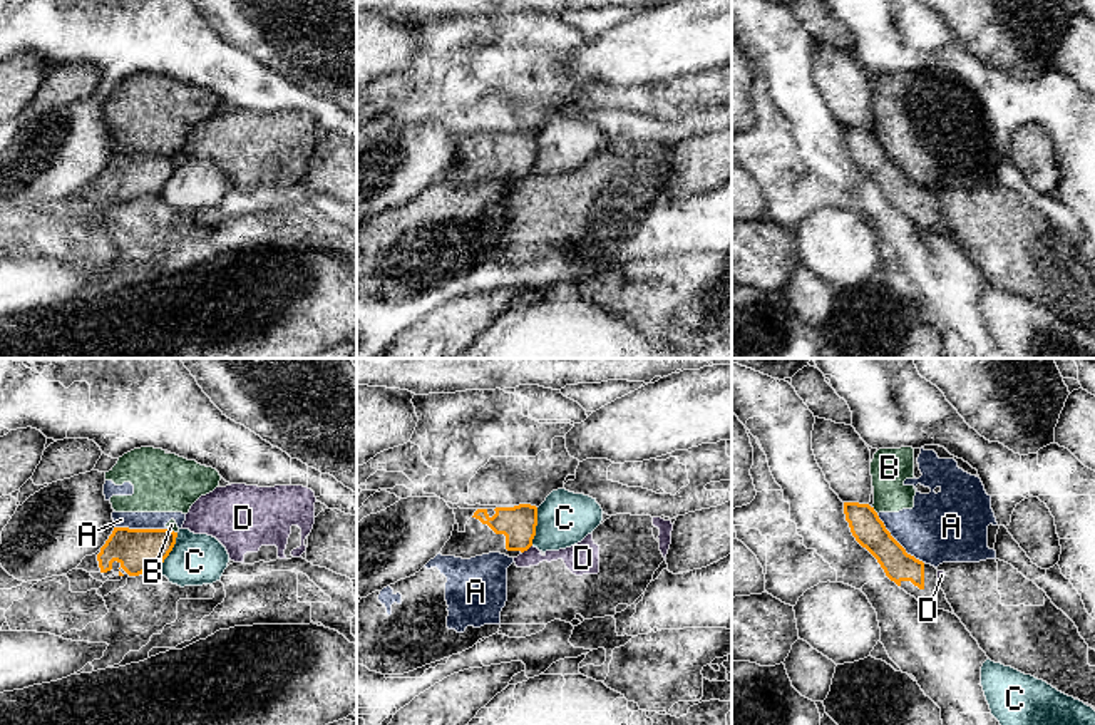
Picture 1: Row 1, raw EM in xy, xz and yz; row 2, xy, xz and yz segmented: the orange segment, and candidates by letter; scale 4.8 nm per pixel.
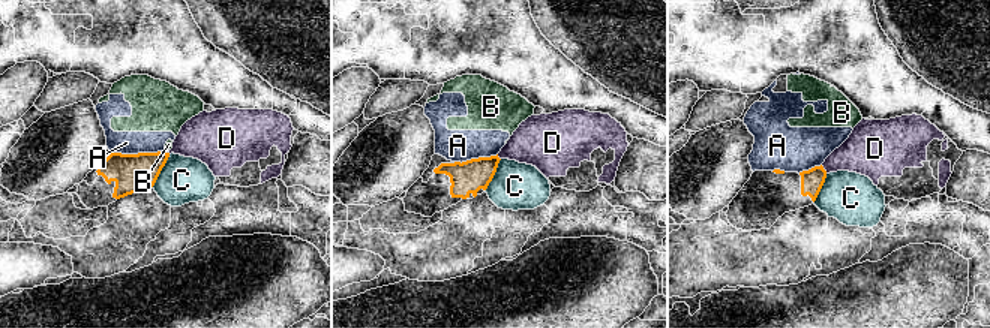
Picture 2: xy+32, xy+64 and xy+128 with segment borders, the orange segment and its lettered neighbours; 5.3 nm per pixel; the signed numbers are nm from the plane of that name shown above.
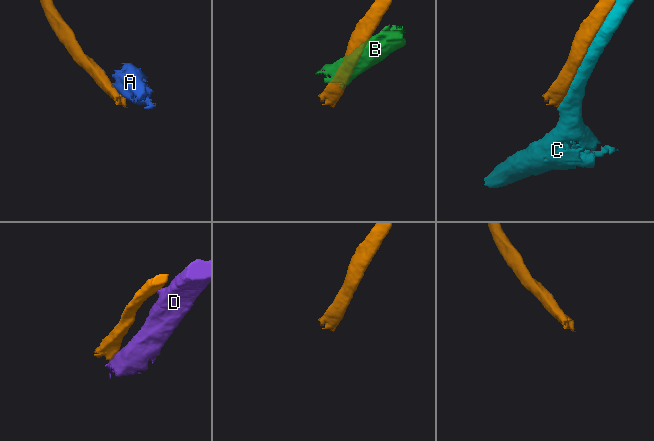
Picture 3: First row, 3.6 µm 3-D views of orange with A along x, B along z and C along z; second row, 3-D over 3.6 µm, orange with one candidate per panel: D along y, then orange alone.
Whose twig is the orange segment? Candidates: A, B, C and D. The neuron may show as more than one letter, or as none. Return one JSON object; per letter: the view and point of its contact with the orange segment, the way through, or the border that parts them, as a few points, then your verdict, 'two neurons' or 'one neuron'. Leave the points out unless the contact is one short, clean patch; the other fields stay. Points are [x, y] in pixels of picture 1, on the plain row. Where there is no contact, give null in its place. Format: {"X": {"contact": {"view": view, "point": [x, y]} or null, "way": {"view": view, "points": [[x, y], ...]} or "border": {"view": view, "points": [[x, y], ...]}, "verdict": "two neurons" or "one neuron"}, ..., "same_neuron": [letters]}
{"A": {"contact": {"view": "yz", "point": [896, 166]}, "verdict": "two neurons"}, "B": {"contact": {"view": "yz", "point": [873, 134]}, "verdict": "two neurons"}, "C": {"contact": {"view": "xy", "point": [171, 174]}, "verdict": "two neurons"}, "D": {"contact": {"view": "xz", "point": [526, 174]}, "border": {"view": "xz", "points": [[531, 169], [523, 178]]}, "verdict": "two neurons"}, "same_neuron": []}

